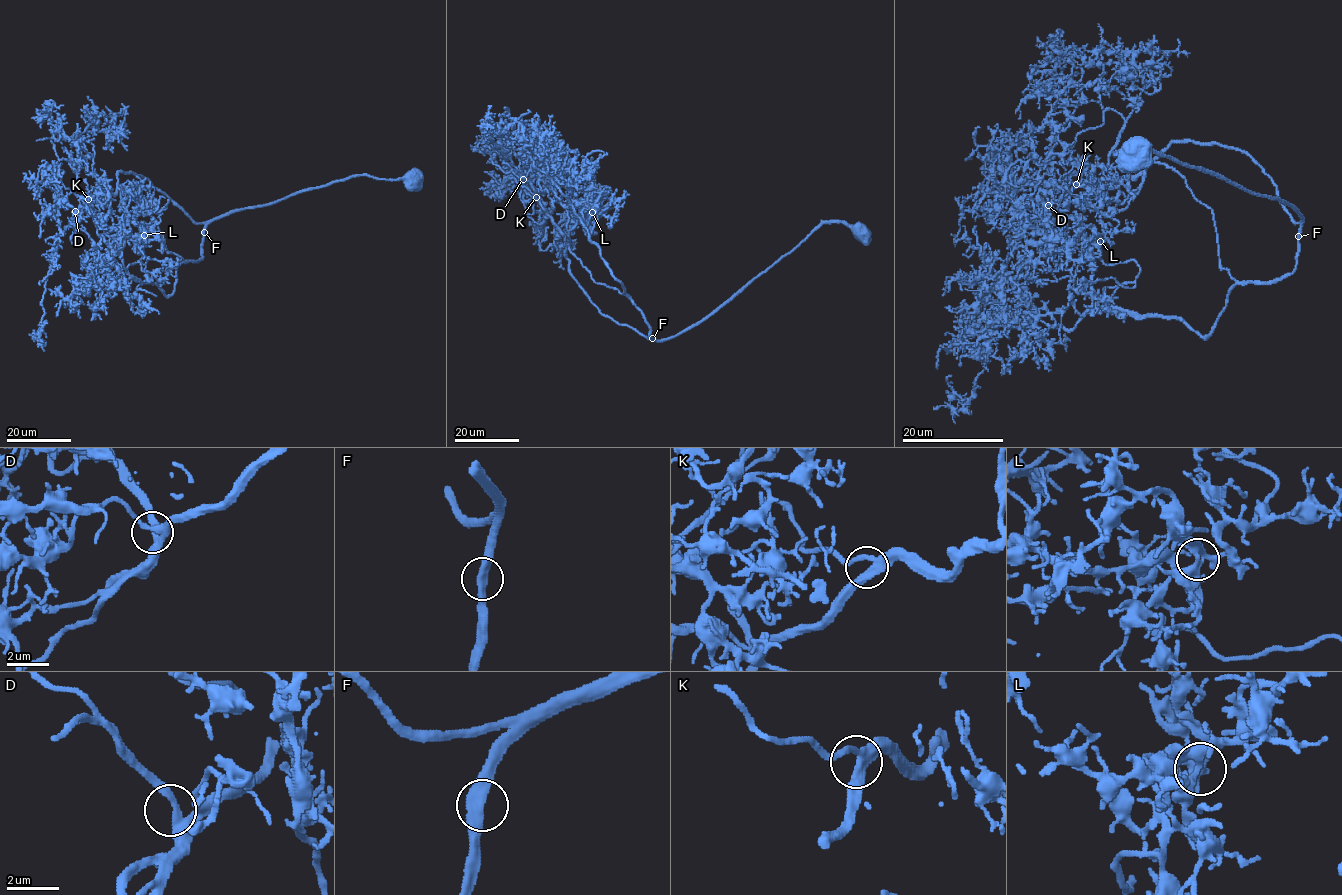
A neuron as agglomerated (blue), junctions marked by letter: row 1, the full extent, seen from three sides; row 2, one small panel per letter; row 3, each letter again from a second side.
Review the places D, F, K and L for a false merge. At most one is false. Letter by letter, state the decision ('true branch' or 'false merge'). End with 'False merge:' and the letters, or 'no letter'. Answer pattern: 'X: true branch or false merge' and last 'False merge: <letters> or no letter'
D: true branch
F: true branch
K: true branch
L: true branch
False merge: no letter

